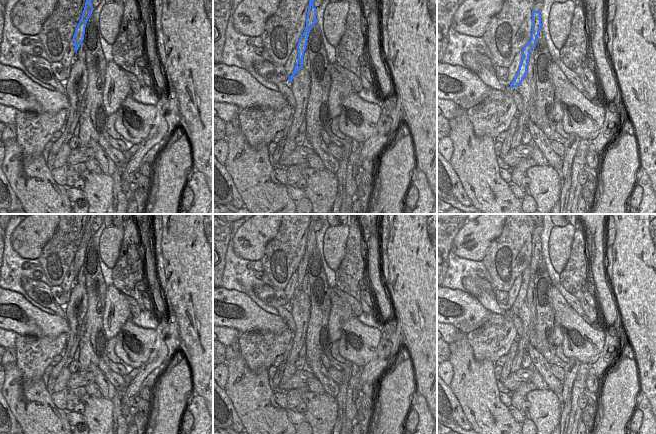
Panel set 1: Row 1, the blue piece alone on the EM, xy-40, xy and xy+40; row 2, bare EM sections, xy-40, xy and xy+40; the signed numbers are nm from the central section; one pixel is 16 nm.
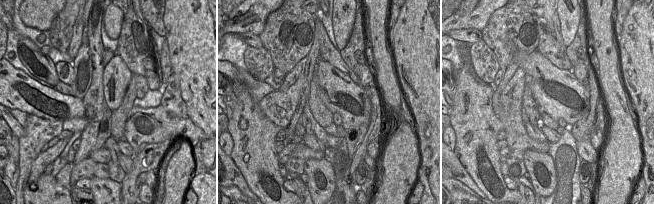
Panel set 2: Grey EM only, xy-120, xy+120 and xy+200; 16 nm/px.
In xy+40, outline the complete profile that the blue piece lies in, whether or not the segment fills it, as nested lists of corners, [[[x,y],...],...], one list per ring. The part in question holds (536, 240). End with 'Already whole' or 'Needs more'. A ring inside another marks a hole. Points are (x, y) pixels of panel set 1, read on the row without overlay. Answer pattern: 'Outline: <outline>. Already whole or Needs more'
Outline: [[[532,235],[531,263],[522,273],[522,284],[514,304],[503,313],[504,323],[502,325],[485,323],[466,334],[476,361],[489,359],[495,363],[501,356],[508,354],[513,341],[518,335],[513,317],[518,316],[521,306],[526,301],[530,275],[536,271],[541,252],[540,235]]]. Needs more.

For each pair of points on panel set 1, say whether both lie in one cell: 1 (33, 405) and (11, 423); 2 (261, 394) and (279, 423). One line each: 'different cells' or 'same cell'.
1: different cells
2: same cell

